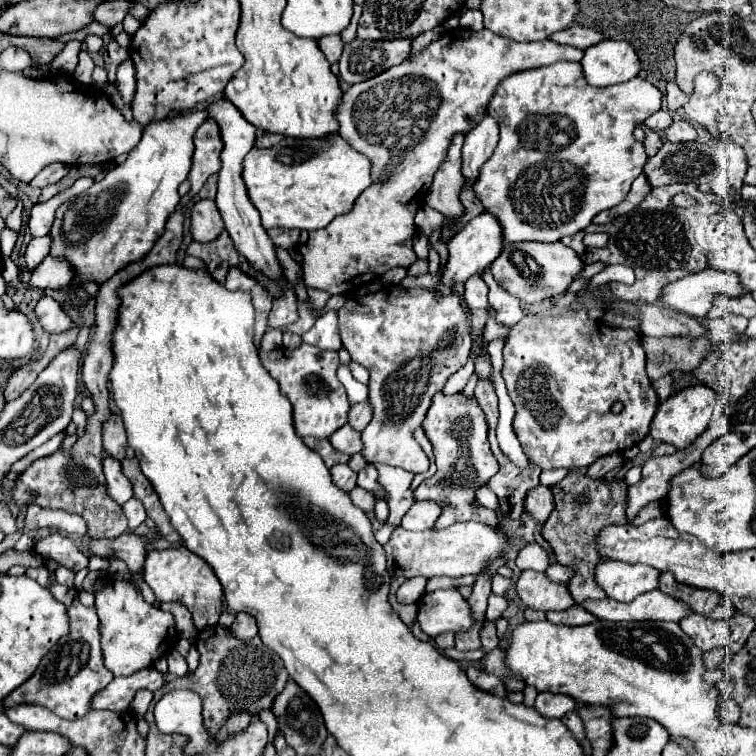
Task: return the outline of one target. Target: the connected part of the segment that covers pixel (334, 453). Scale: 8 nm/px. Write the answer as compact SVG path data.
M304 438L304 444L306 444L308 448L312 448L314 452L318 452L328 468L332 468L334 464L340 464L340 462L348 462L348 460L350 460L348 454L338 452L338 450L330 444L330 440L326 440L326 438L324 438L324 440L320 440L320 438Z

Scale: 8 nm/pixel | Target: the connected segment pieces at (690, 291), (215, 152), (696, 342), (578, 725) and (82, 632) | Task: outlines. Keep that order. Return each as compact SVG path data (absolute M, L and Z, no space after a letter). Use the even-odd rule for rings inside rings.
M704 270L700 274L690 274L684 276L684 280L676 280L664 286L660 302L672 310L702 320L712 306L712 296L740 296L742 292L744 290L740 290L736 276Z
M208 118L202 126L198 126L196 134L194 134L194 156L192 156L192 170L188 174L188 180L192 184L190 194L186 194L182 198L182 202L192 200L194 194L200 192L200 188L204 186L206 178L216 174L220 170L220 152L222 152L224 144L220 138L220 128L216 124L216 120Z
M666 336L666 338L642 338L646 352L646 374L652 382L658 378L682 370L688 372L696 368L708 352L710 340L688 338L688 336Z
M568 712L568 714L562 718L562 722L564 722L564 724L566 724L566 728L574 734L574 738L582 738L582 736L584 736L582 720L580 720L580 718L576 718L572 712Z
M46 560L46 566L52 574L52 586L48 590L56 596L56 600L60 600L68 608L70 634L64 636L48 652L48 656L44 656L44 660L40 662L34 676L30 680L26 680L20 688L16 688L10 696L6 696L2 700L2 704L4 704L6 710L16 706L16 704L38 704L38 706L46 706L48 710L52 710L54 714L58 714L64 720L78 720L80 716L84 716L88 712L92 696L96 692L100 692L102 688L106 688L112 682L114 674L102 662L96 608L86 608L78 600L78 590L76 588L60 586L54 580L54 570L58 568L58 564L52 564L50 560Z

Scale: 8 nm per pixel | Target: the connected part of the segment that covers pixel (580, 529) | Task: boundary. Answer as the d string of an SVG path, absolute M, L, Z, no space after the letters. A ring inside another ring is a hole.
M572 470L560 484L552 486L552 492L554 492L554 500L556 500L556 508L552 512L552 516L546 520L546 524L542 526L542 536L544 540L552 546L554 554L556 554L556 562L562 564L562 566L568 566L574 570L574 576L566 582L566 588L570 592L570 596L576 600L576 602L584 602L588 598L604 598L604 590L594 582L594 568L598 564L598 560L604 560L604 558L598 558L598 552L596 552L596 544L594 544L594 538L596 534L600 532L600 528L604 526L610 526L610 524L626 524L628 518L626 518L626 496L628 496L628 486L622 484L620 480L594 480L586 474L580 474L578 470ZM578 494L584 494L588 496L588 504L584 506L572 506L572 500L578 496Z

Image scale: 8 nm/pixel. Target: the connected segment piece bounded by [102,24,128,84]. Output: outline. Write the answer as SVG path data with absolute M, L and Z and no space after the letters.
M116 24L110 32L110 40L102 46L102 52L104 52L104 68L108 72L108 80L114 84L116 82L116 68L122 64L124 58L128 58L128 50L120 48L114 40L114 34L120 34L122 32L122 24Z

